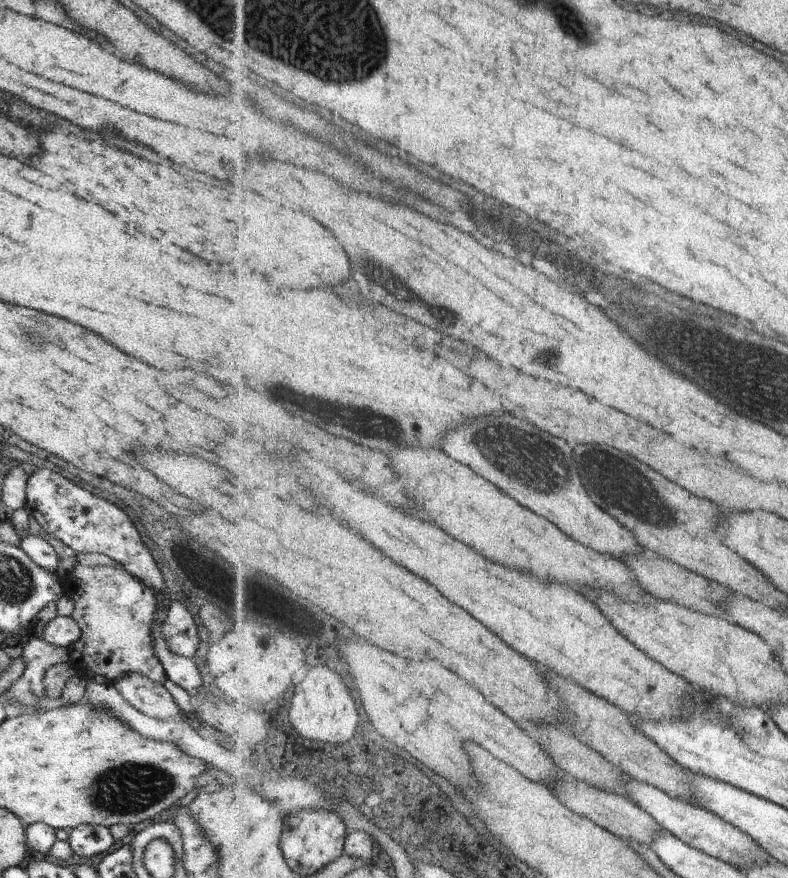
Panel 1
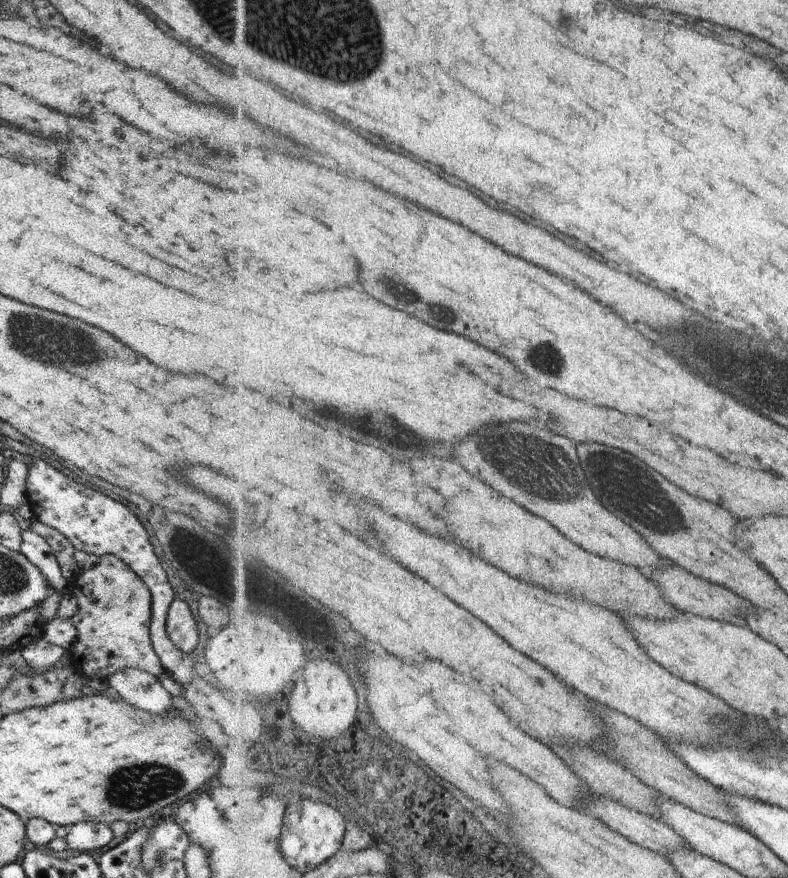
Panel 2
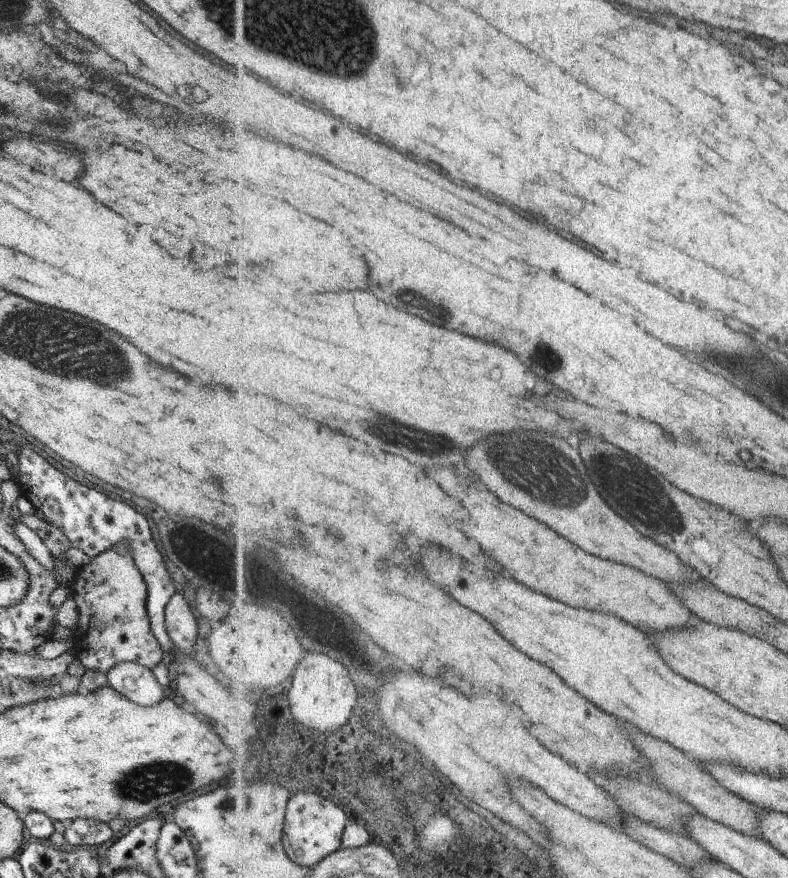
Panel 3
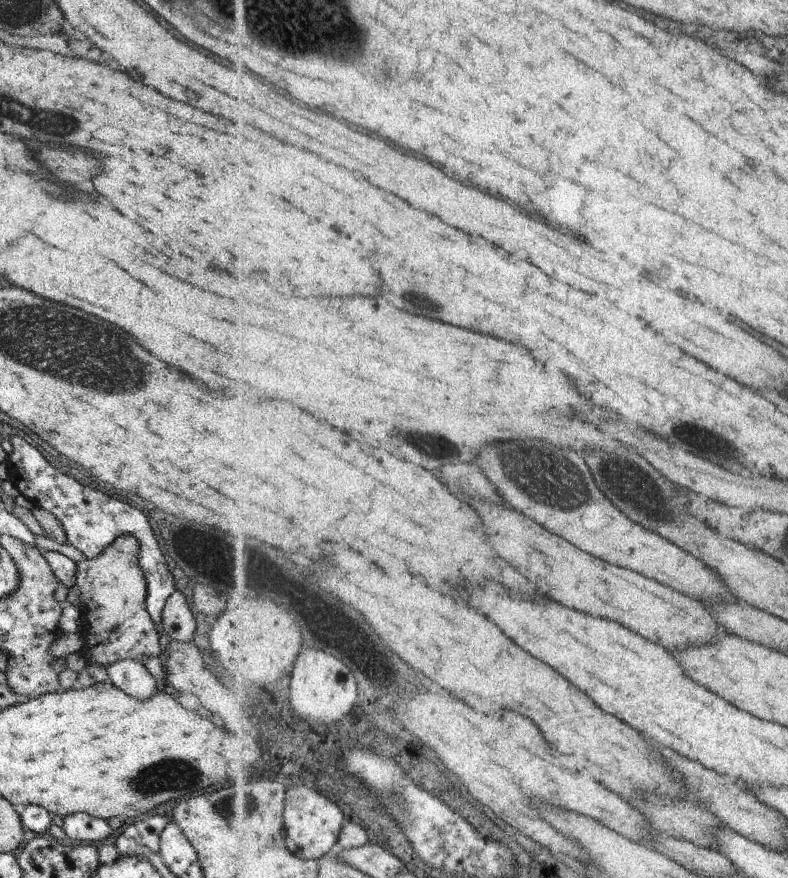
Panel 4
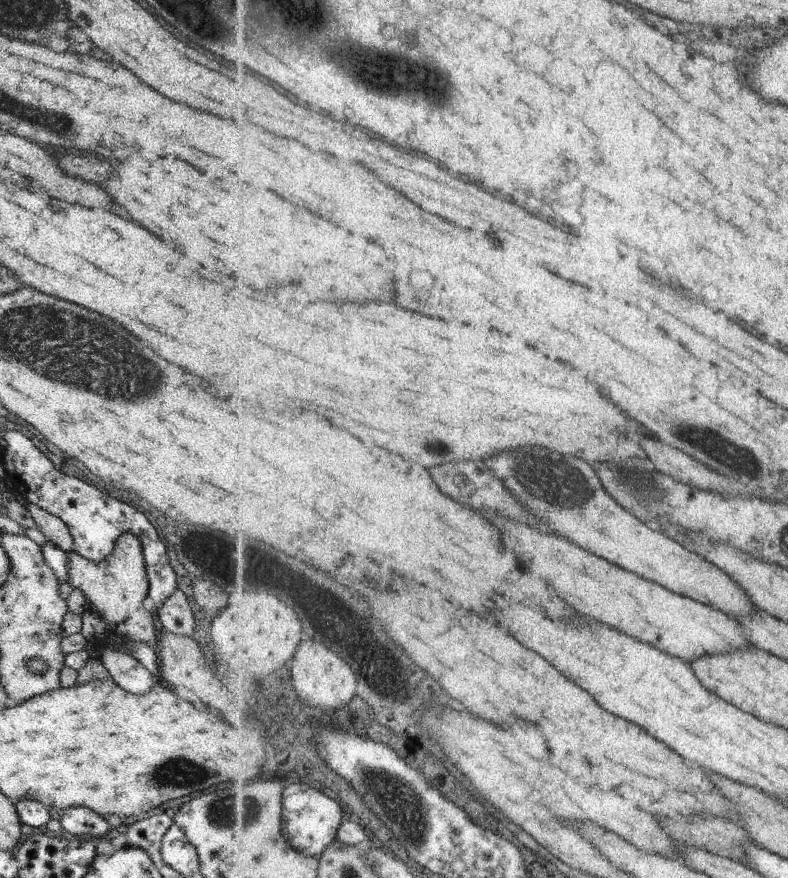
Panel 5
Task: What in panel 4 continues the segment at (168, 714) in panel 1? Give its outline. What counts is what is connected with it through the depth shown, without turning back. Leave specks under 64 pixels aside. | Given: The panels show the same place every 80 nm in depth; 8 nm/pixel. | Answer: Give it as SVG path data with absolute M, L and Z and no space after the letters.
M129 659L115 660L105 670L108 681L135 700L147 700L151 694L156 694L157 684L140 662Z

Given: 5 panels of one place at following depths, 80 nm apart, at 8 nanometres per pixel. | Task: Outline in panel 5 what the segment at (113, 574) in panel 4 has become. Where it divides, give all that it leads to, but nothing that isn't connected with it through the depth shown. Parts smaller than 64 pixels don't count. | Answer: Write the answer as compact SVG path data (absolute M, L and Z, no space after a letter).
M131 533L122 534L115 541L113 552L98 563L88 561L73 550L66 552L66 559L66 582L72 588L81 590L86 598L87 609L104 620L106 634L101 636L101 640L108 644L107 647L129 653L126 644L141 641L155 649L158 624L152 610L148 608L148 578L142 546L137 538Z

